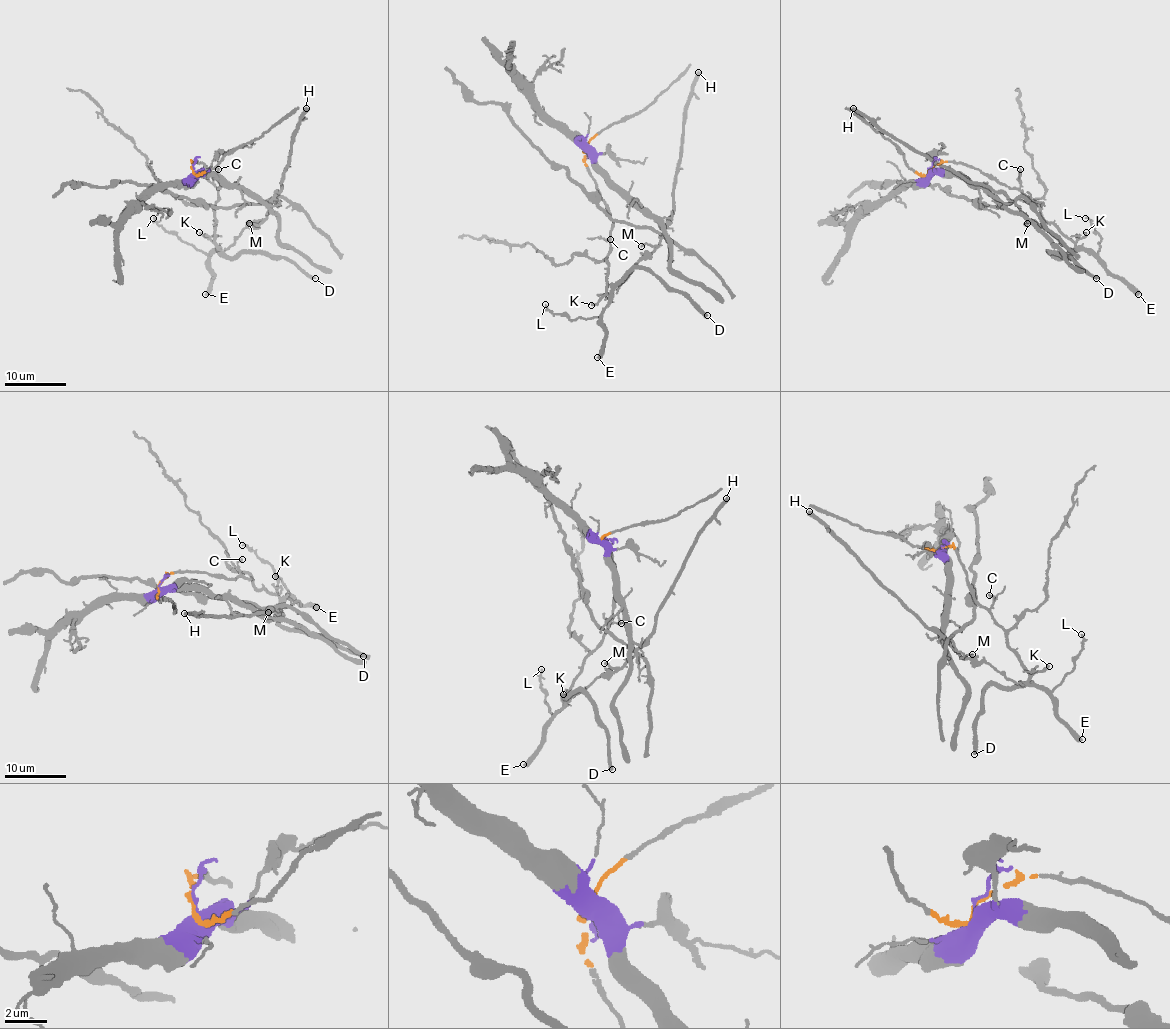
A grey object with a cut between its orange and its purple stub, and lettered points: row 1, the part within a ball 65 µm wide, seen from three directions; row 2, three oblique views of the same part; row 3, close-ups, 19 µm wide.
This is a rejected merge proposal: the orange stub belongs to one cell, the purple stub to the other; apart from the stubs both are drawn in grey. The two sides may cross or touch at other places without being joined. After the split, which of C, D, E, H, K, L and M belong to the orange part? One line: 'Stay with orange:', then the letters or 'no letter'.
Stay with orange: C, D, E, K, L

